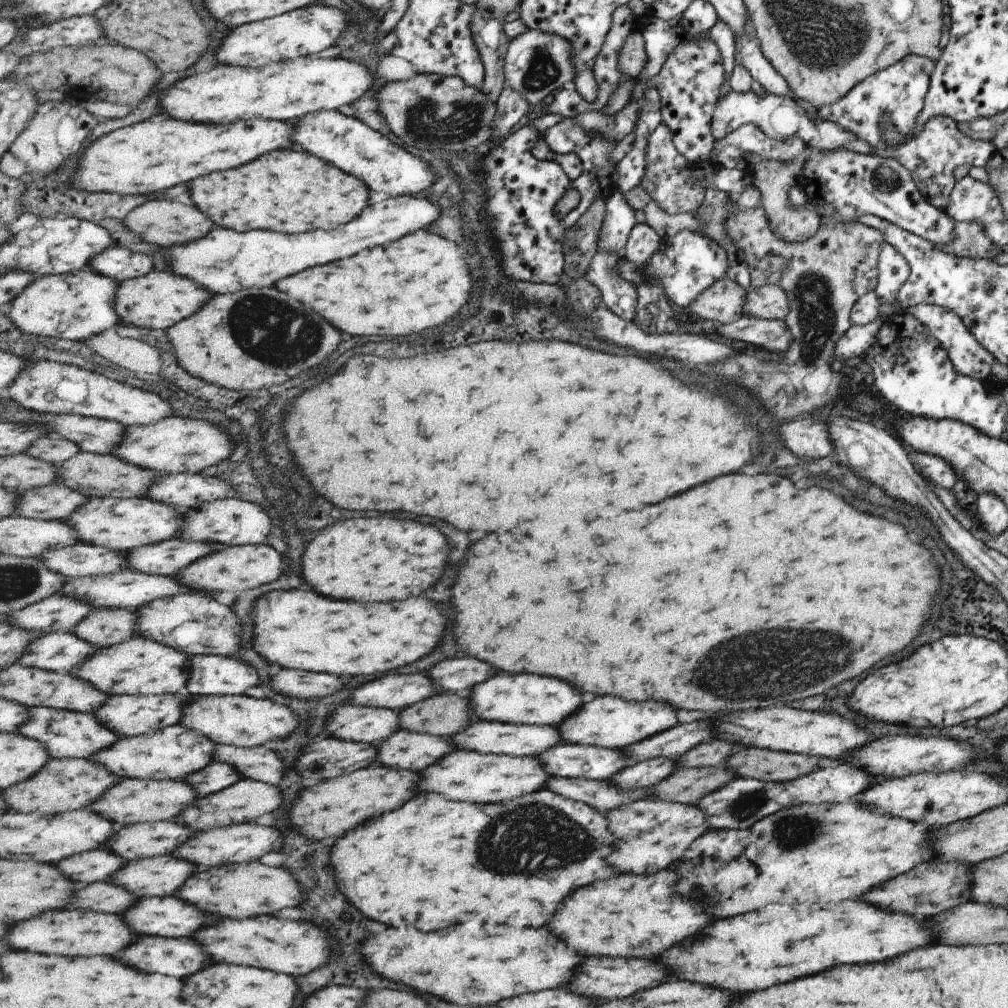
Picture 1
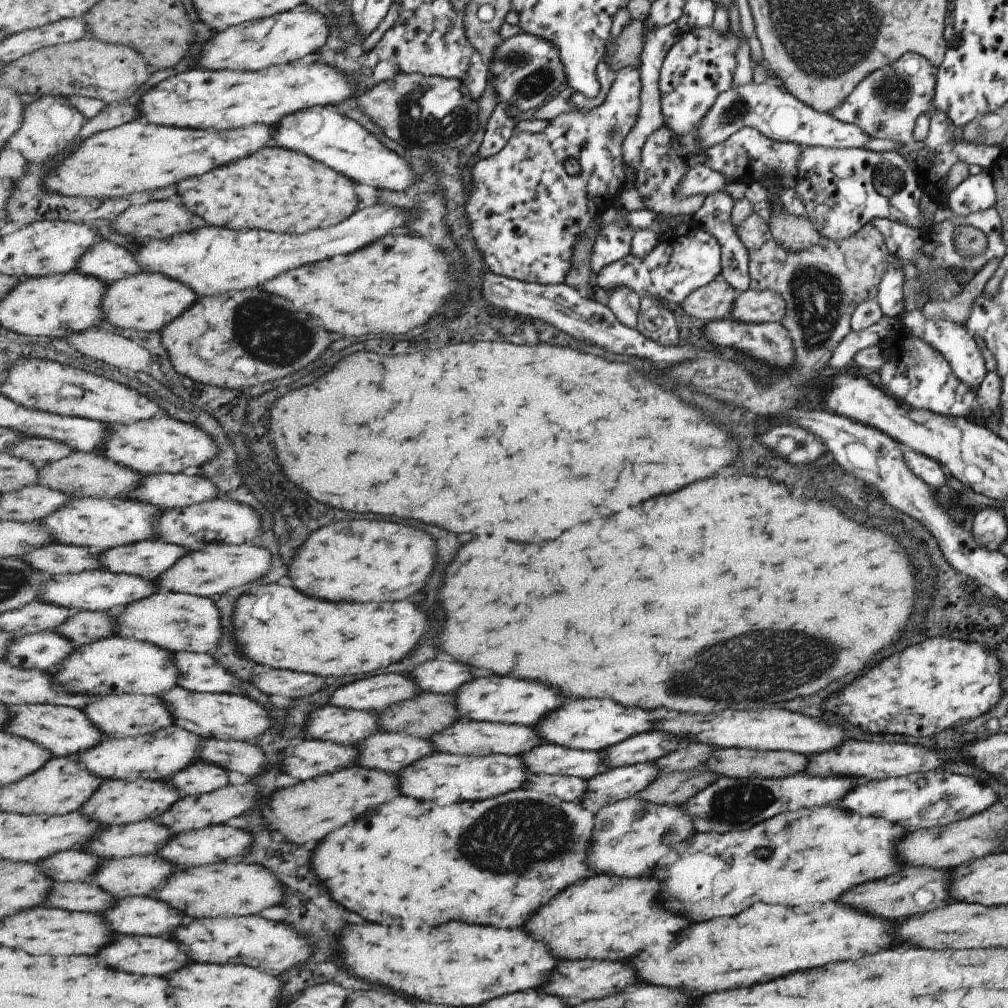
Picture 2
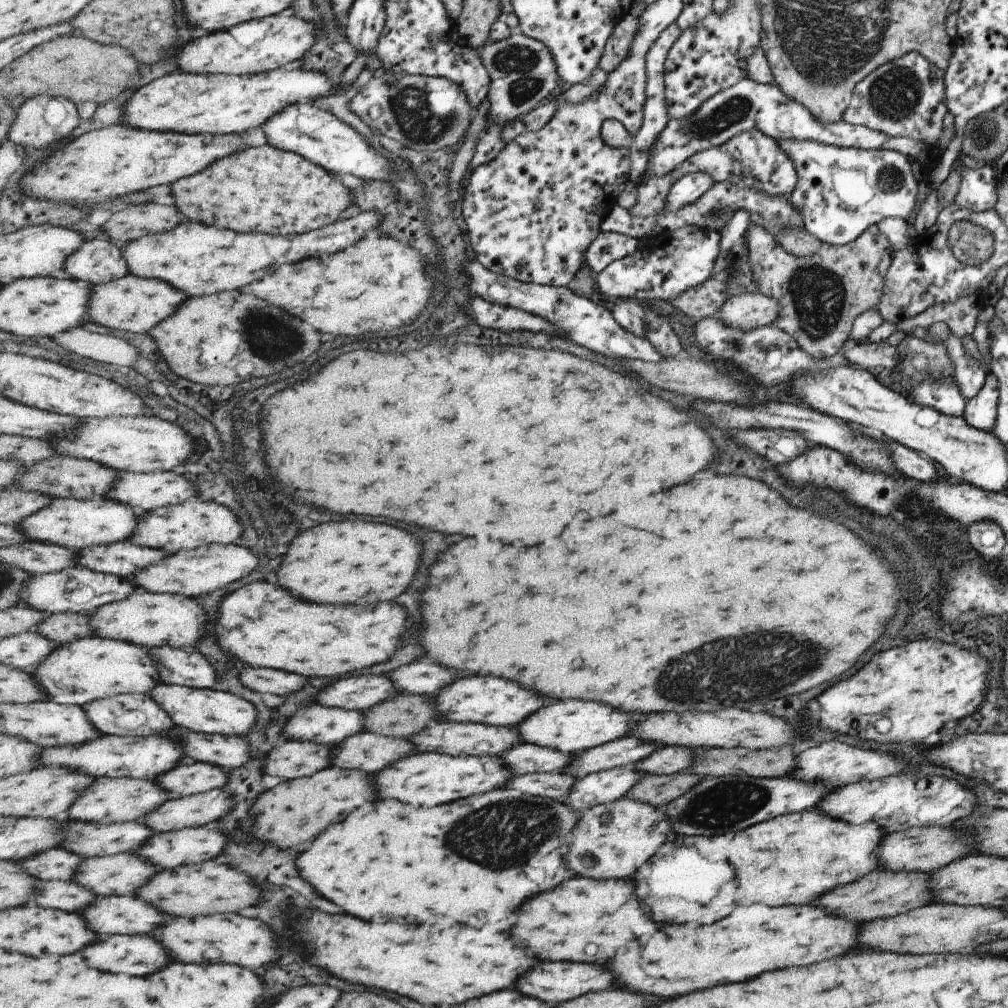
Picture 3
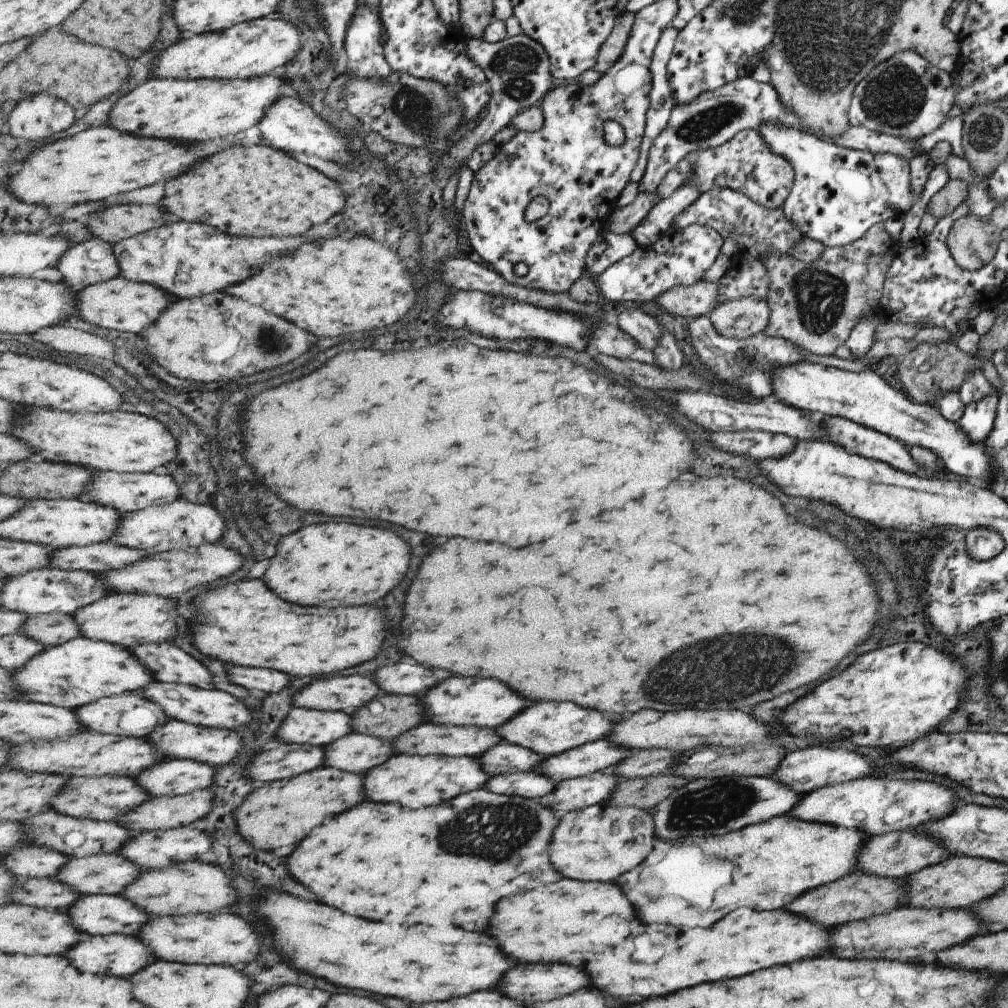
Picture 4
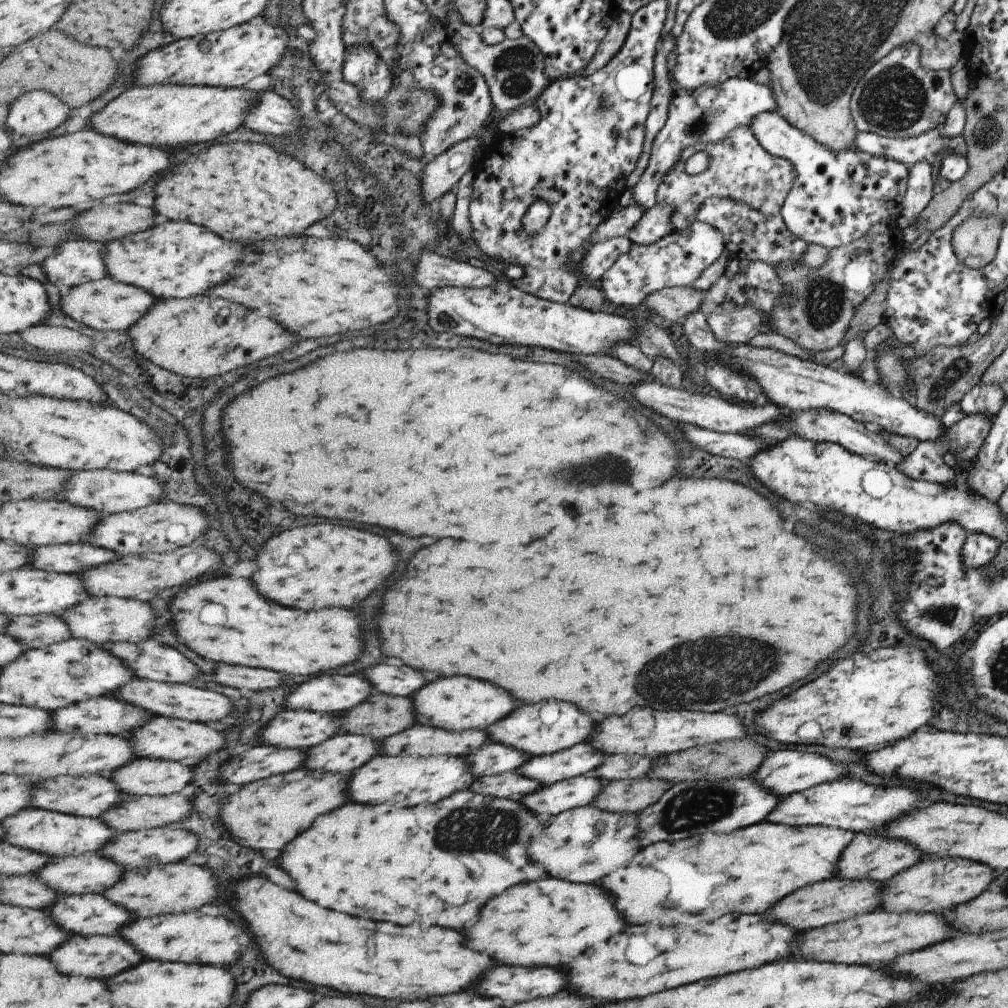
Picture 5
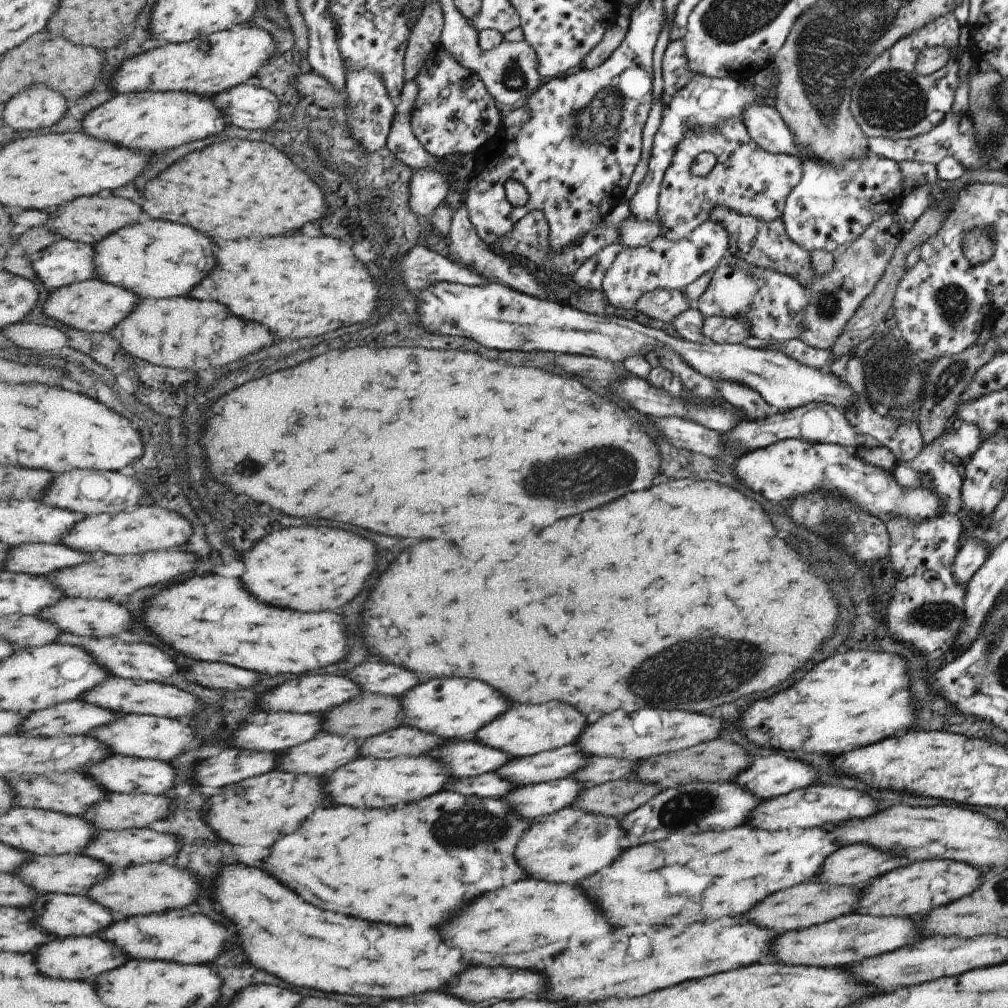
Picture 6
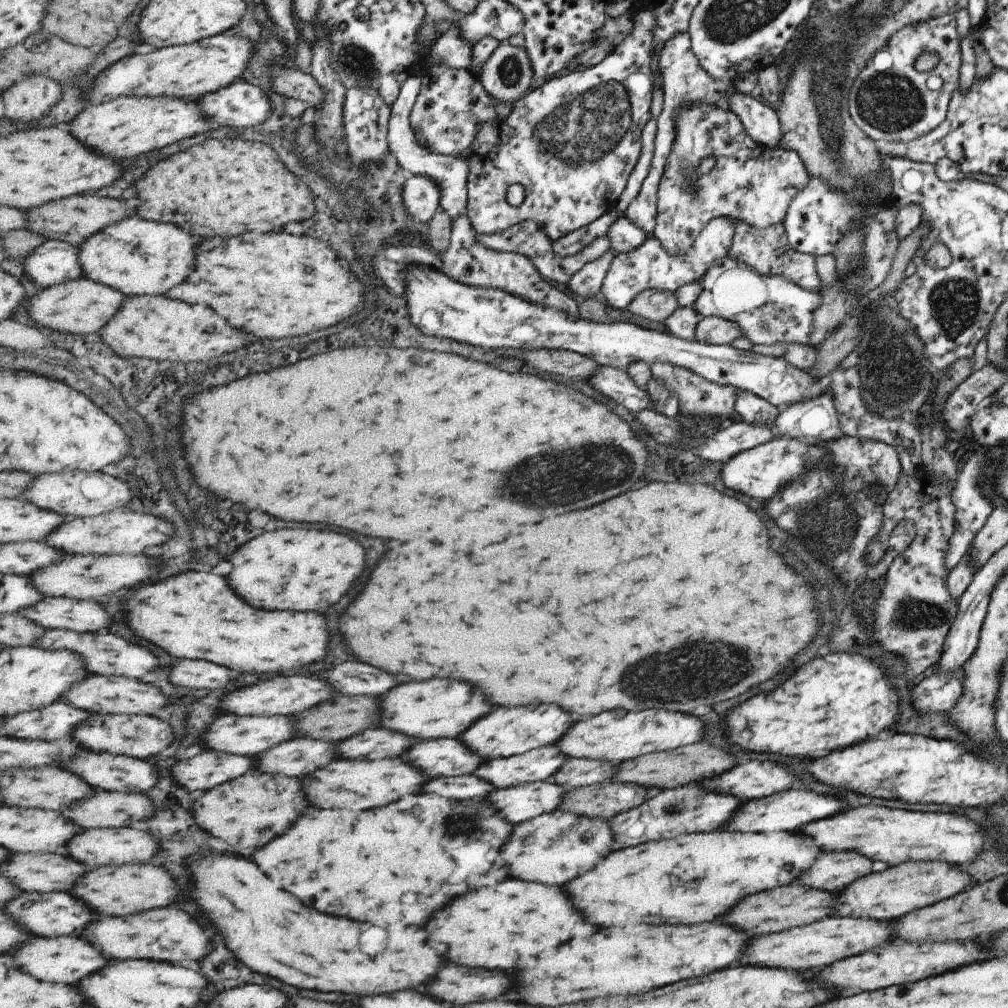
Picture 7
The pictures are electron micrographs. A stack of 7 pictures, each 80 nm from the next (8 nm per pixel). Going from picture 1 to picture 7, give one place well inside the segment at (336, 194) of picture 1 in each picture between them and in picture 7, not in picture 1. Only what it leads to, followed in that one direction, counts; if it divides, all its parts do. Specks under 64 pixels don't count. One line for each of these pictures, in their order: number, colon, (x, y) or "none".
2: (276, 189)
3: (265, 189)
4: (258, 191)
5: (247, 191)
6: (234, 188)
7: (234, 184)

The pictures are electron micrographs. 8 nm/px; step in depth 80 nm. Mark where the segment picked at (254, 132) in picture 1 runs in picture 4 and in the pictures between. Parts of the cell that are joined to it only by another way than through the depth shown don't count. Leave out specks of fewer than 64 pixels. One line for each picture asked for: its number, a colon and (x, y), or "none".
2: (113, 164)
3: (117, 160)
4: (95, 164)

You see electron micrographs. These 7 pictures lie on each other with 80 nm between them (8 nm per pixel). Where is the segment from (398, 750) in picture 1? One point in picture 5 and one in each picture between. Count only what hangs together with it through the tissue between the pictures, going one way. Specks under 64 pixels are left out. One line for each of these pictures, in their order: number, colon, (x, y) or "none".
2: (391, 752)
3: (370, 752)
4: (357, 752)
5: (345, 752)

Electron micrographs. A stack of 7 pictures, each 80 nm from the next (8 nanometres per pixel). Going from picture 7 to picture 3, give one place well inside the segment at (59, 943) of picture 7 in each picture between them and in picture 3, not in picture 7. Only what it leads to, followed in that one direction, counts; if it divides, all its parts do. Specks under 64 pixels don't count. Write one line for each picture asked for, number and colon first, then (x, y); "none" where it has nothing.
3: (141, 955)
4: (121, 955)
5: (95, 956)
6: (85, 957)

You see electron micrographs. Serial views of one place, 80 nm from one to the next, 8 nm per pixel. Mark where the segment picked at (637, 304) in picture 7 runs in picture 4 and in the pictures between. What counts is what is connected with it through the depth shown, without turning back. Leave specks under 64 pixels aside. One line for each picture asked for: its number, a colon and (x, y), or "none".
4: (699, 298)
5: (673, 303)
6: (662, 305)

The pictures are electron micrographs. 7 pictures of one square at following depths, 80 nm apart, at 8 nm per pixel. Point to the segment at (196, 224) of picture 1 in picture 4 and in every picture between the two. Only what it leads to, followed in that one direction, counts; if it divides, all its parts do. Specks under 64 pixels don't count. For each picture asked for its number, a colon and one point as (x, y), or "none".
2: (161, 220)
3: (132, 222)
4: (119, 221)

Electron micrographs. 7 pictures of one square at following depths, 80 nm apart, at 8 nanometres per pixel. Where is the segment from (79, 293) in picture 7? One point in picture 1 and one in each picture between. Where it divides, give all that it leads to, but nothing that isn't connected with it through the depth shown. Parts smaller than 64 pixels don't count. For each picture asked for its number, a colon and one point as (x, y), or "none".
1: (159, 299)
2: (144, 301)
3: (132, 303)
4: (119, 304)
5: (107, 304)
6: (93, 305)

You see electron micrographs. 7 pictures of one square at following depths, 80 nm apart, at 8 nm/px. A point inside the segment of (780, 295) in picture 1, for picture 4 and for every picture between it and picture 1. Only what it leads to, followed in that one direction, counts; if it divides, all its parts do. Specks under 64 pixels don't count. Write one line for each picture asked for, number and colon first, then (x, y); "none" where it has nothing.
2: (750, 306)
3: (747, 311)
4: (744, 317)

